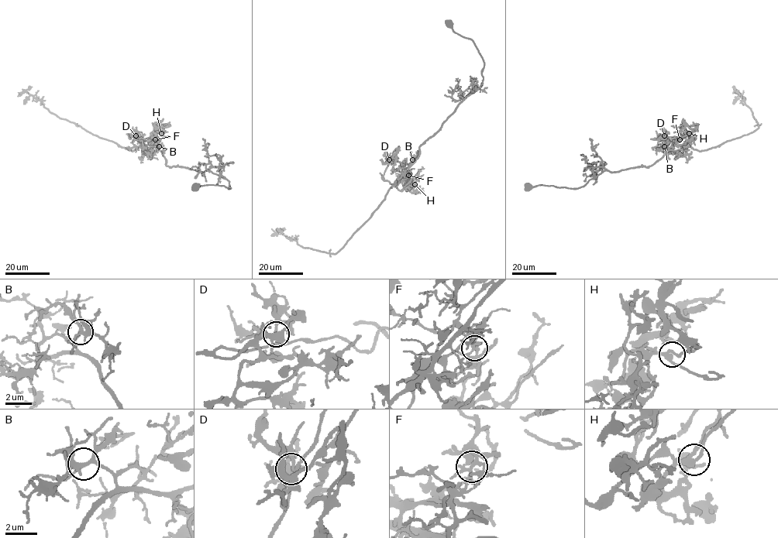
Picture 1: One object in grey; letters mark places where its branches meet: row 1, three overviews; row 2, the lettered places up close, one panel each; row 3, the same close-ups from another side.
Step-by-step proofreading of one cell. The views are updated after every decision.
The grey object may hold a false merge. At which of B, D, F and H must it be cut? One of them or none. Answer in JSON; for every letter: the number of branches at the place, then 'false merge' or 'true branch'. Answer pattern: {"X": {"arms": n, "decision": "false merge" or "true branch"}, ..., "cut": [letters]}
{"B": {"arms": 4, "decision": "true branch"}, "D": {"arms": 4, "decision": "true branch"}, "F": {"arms": 4, "decision": "false merge"}, "H": {"arms": 4, "decision": "true branch"}, "cut": ["F"]}

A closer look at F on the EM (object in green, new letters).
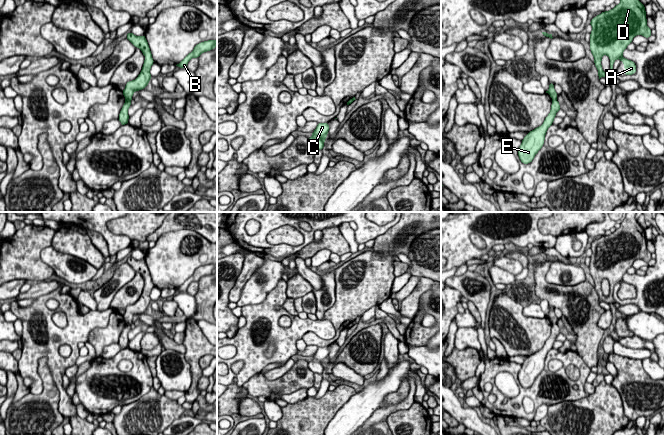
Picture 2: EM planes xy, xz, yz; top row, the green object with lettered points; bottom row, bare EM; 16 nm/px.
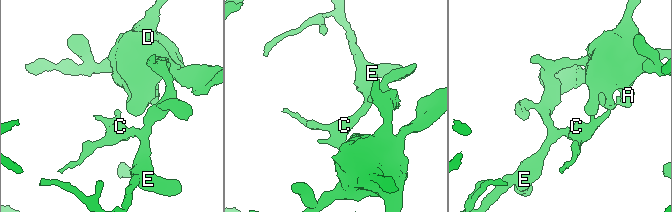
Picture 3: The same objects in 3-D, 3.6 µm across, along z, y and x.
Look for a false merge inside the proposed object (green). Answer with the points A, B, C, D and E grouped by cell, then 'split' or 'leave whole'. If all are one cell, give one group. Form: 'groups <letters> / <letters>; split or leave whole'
groups A B D / C E; split

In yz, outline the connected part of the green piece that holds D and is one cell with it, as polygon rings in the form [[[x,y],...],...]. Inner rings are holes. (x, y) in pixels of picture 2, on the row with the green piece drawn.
[[[620,0],[613,9],[595,16],[589,23],[592,26],[590,50],[599,79],[615,79],[613,65],[617,59],[624,63],[624,75],[635,74],[635,62],[622,55],[635,36],[649,38],[652,35],[651,29],[647,26],[645,6],[639,0]],[[603,55],[610,59],[610,69],[607,73],[601,65]]]

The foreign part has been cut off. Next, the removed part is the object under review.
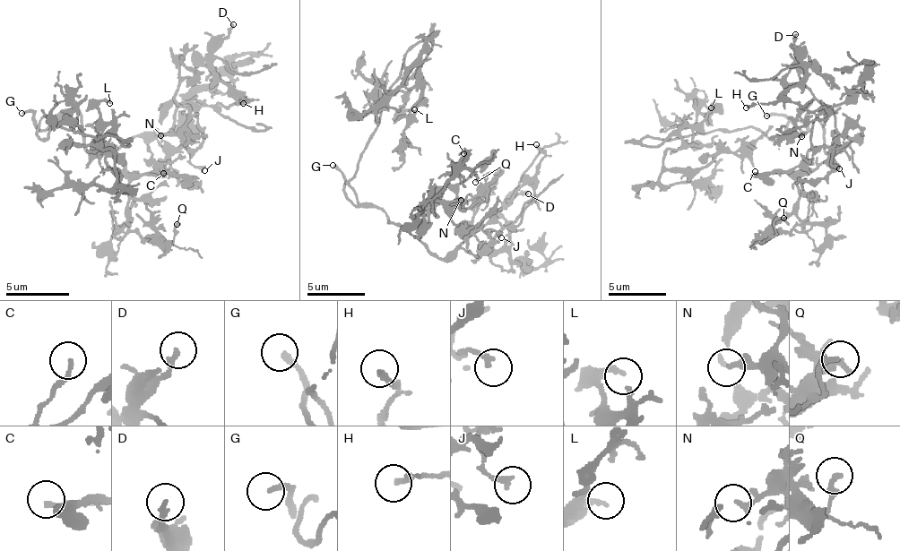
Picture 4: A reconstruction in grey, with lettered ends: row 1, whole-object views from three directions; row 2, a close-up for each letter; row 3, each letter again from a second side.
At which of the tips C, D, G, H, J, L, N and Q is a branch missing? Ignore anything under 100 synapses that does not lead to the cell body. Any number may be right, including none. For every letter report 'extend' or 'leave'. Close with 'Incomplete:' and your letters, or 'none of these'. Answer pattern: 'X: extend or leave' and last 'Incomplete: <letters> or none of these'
C: leave
D: leave
G: extend
H: leave
J: leave
L: leave
N: leave
Q: leave
Incomplete: G

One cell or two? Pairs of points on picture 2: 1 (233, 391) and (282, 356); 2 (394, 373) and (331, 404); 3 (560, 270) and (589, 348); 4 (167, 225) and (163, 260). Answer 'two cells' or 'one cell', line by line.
1: two cells
2: two cells
3: two cells
4: two cells

